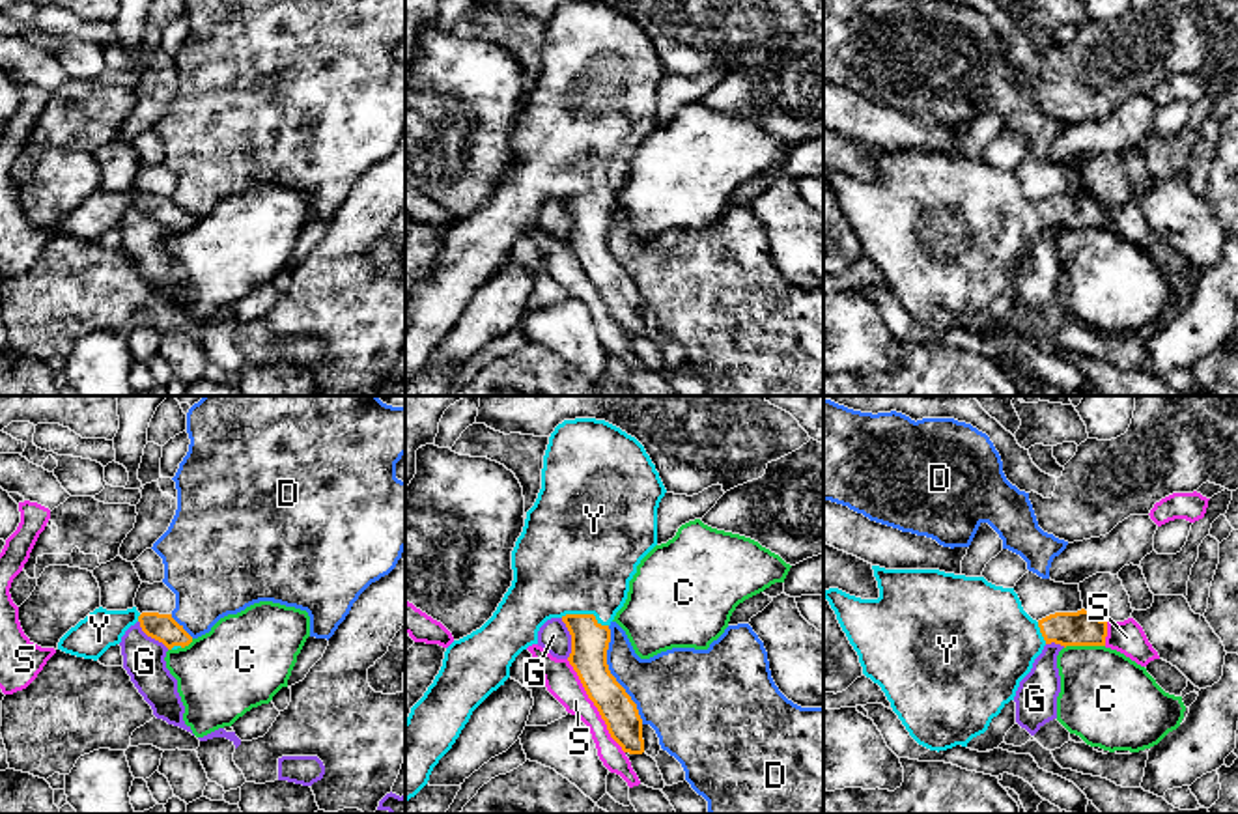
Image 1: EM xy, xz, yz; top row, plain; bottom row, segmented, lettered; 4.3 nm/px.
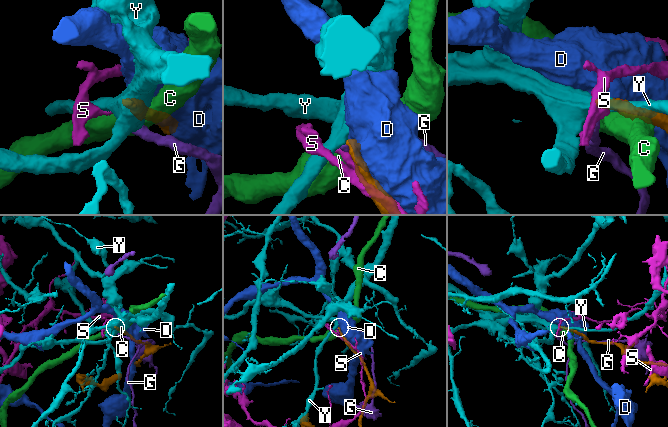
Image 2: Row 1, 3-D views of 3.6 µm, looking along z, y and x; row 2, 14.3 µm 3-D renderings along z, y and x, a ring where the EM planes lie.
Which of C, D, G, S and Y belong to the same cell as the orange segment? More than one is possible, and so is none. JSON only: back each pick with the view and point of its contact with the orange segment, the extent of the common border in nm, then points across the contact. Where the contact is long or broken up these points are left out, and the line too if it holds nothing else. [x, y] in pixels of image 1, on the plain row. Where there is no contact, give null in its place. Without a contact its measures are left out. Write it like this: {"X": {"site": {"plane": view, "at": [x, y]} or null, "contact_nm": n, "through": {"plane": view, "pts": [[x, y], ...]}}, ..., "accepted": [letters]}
{"Y": {"site": {"plane": "xz", "at": [585, 196]}, "contact_nm": 220, "through": {"plane": "xz", "pts": [[590, 223], [585, 196], [572, 140]]}}, "accepted": ["Y"]}

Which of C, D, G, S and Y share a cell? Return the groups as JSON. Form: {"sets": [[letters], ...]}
{"sets": [["C"], ["D"], ["G"], ["S"], ["Y"]]}

